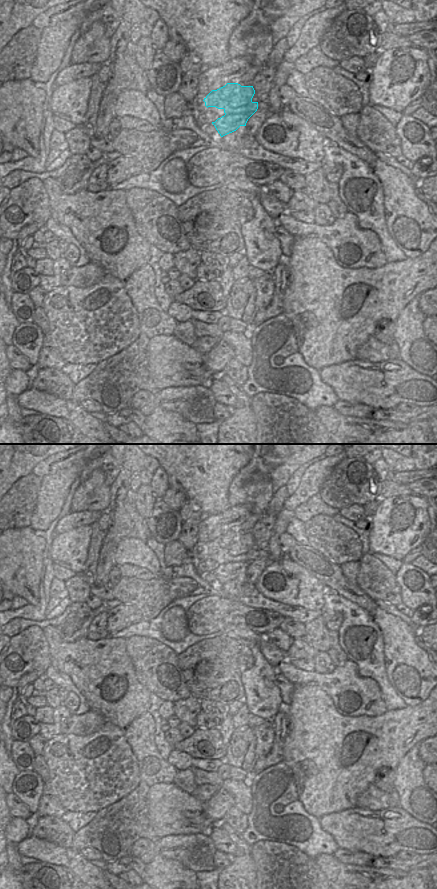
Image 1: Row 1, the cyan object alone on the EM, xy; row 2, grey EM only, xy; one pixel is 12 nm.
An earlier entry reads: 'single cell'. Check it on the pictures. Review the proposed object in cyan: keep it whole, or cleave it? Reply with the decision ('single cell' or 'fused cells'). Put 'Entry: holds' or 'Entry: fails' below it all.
fused cells
Entry: fails

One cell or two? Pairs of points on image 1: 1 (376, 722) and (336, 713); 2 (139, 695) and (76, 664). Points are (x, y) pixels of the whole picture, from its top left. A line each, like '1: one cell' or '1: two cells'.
1: one cell
2: one cell

